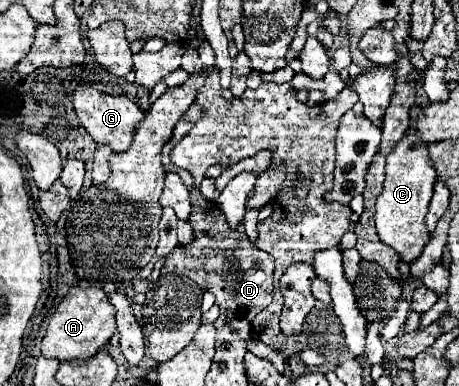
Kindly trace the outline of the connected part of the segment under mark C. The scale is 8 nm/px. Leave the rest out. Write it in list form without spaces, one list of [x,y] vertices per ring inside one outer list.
[[[408,133],[392,153],[386,157],[386,179],[382,183],[382,193],[376,199],[376,231],[380,239],[398,251],[400,259],[412,263],[420,257],[424,245],[430,241],[430,233],[426,229],[424,217],[428,211],[428,203],[432,199],[432,187],[436,183],[436,169],[428,155],[428,149],[422,141]]]

